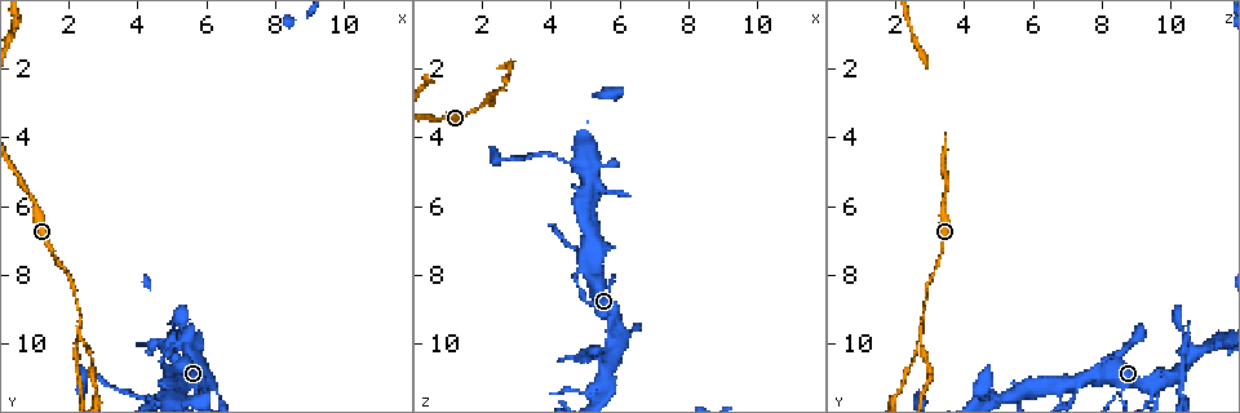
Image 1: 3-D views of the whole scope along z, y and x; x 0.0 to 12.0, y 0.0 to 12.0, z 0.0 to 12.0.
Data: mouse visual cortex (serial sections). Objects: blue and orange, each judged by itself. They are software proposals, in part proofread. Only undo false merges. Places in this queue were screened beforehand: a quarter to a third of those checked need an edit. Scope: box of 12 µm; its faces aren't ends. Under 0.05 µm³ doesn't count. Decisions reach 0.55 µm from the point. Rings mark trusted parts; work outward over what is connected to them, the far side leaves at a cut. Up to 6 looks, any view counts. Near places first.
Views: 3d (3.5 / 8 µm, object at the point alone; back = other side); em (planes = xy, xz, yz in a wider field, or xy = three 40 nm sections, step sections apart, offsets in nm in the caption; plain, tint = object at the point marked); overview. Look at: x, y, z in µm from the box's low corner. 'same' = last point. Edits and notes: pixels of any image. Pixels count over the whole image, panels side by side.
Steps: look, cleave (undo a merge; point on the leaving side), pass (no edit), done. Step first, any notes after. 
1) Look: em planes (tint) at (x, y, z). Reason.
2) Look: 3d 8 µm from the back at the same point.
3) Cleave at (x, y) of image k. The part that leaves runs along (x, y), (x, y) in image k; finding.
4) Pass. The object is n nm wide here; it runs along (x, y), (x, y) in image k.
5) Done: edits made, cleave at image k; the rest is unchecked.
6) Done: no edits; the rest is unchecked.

Look: 3d 3.5 µm at (6.3, 11.3, 9.7). Sharp bend.

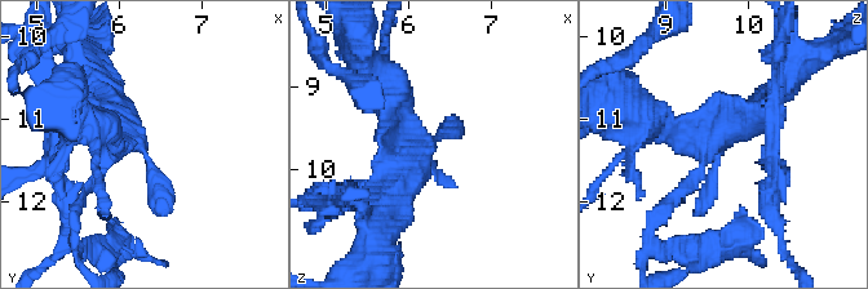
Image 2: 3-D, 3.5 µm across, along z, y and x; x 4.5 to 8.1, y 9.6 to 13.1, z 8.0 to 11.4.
Look: em planes (tint) at (6.25, 11.30, 9.65). 4 arms meet here; the arms are 150, 200, 300, 400 nm wide.

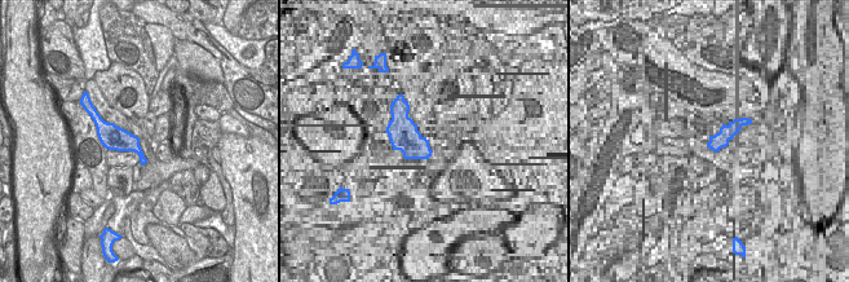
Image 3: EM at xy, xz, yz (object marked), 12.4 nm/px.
Pass. The object is 280 nm wide here; it runs along (656, 120), (720, 145), (703, 200) in image 2; one cell here.

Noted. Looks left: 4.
Look: 3d 3.5 µm at (4.8, 10.4, 8.2).

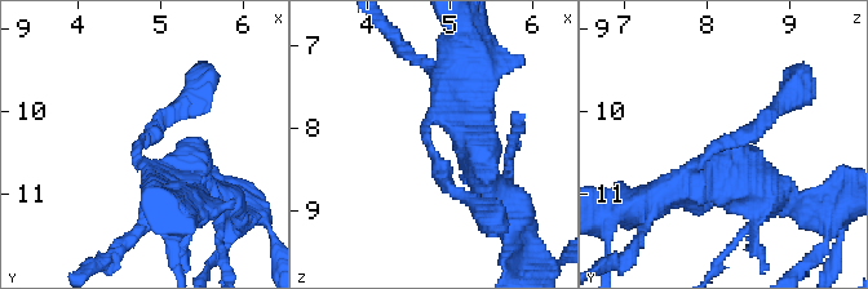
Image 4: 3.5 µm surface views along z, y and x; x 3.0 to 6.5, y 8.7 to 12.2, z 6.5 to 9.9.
Look: em xy step 5 (tint) at (4.75, 10.30, 8.25). The arms are 200, 350 nm wide.

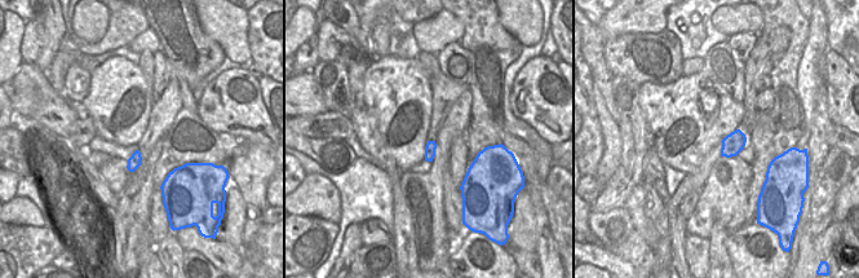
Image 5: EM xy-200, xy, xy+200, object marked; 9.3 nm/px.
Pass. It runs along (702, 187), (704, 155), (784, 103) in image 4; all the same cell.

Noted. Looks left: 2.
Look: 3d 3.5 µm at (2.3, 9.8, 2.7). Narrows sharply.

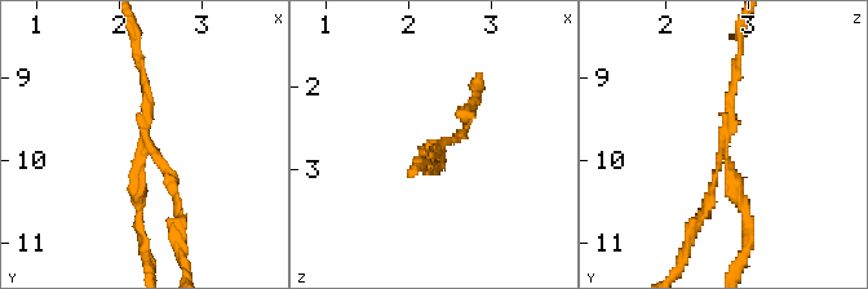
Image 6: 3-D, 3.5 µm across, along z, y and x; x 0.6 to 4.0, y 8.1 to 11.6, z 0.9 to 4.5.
Cleave at (172, 190) of image 6. Two cells meet here.

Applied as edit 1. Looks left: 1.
Done: edits made, cleave at image 6; the rest is unchecked.

